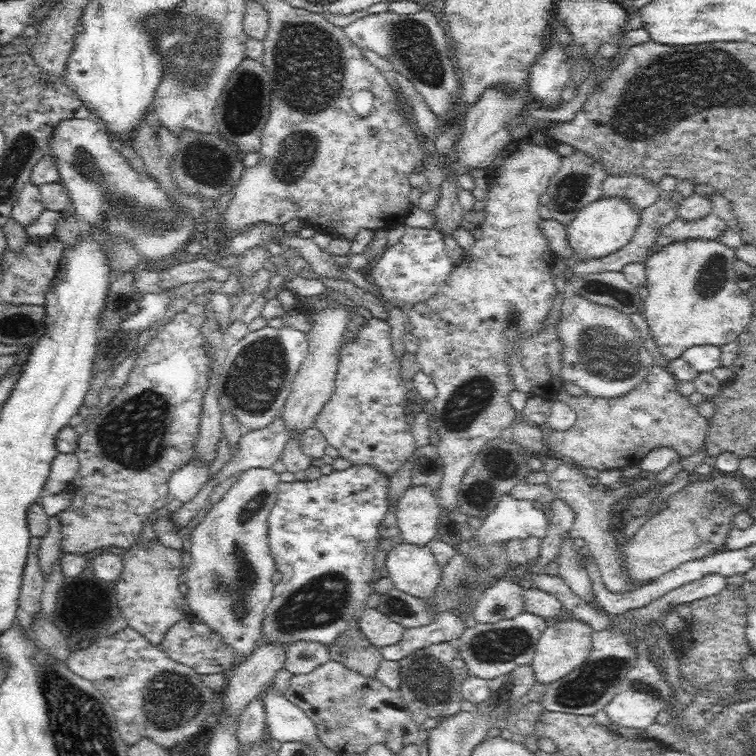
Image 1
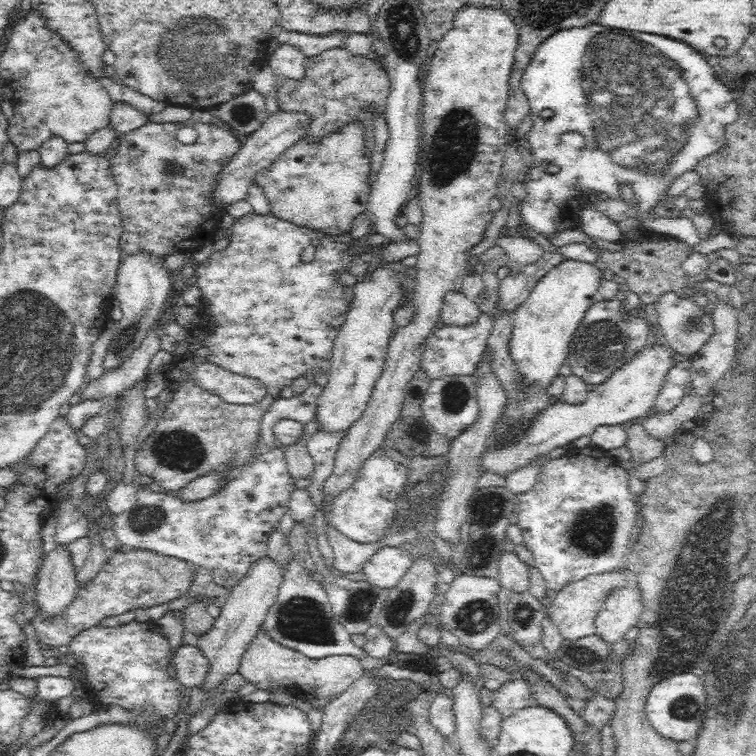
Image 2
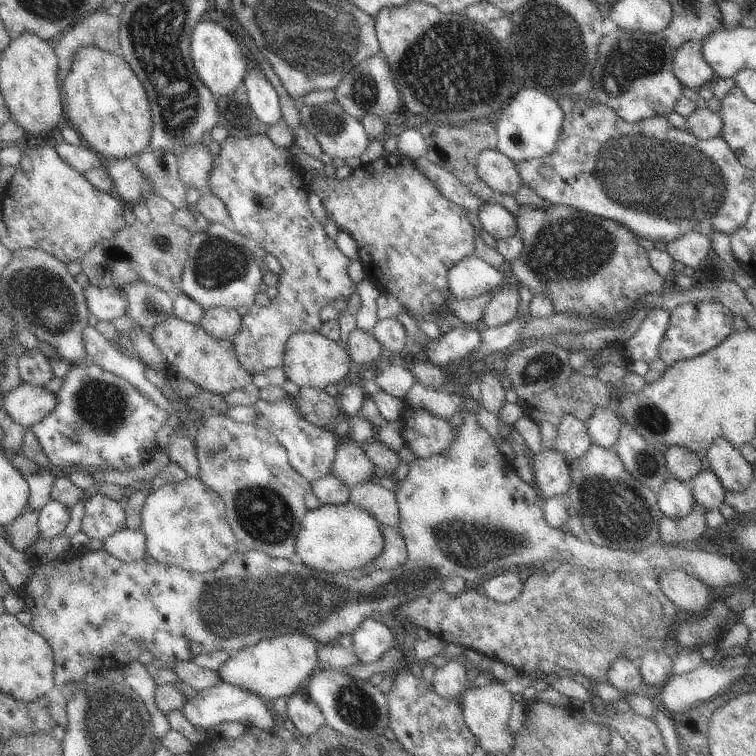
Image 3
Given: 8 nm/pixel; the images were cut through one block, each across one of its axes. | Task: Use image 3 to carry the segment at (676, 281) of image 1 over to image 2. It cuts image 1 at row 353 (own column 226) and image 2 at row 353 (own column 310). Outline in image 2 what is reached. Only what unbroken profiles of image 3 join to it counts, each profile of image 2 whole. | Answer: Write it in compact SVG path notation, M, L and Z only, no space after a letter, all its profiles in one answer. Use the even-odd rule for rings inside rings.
M659 344L646 345L638 354L632 357L628 364L623 364L608 379L600 384L590 387L587 397L582 404L554 403L549 405L536 420L530 424L526 434L514 442L512 446L504 444L500 448L487 448L482 454L480 467L482 470L491 470L492 473L504 478L518 470L529 466L533 459L544 457L558 447L573 444L583 436L591 436L597 427L603 425L623 425L631 420L648 417L655 409L655 400L666 380L668 371L676 363L669 347Z

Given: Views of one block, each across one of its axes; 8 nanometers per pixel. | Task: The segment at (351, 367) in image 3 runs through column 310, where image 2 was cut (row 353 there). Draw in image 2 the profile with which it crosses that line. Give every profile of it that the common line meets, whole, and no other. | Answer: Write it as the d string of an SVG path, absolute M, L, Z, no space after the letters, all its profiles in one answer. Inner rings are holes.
M402 260L380 265L353 285L354 298L349 303L346 320L333 342L328 382L322 389L316 408L320 430L328 433L346 433L362 417L386 362L389 340L395 329L394 311L403 304L400 301L403 296L409 293L400 287L400 280L408 269Z

